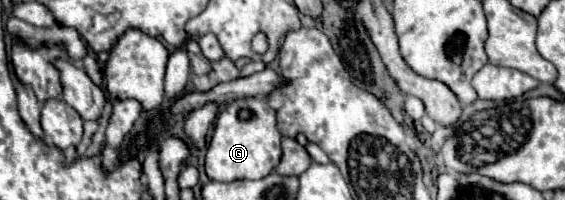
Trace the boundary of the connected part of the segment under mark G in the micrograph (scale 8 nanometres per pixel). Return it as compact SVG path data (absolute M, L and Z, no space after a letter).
M244 98L228 102L216 118L214 136L206 152L206 174L212 180L258 180L268 176L280 162L282 148L280 148L282 134L276 126L276 110L262 98Z

